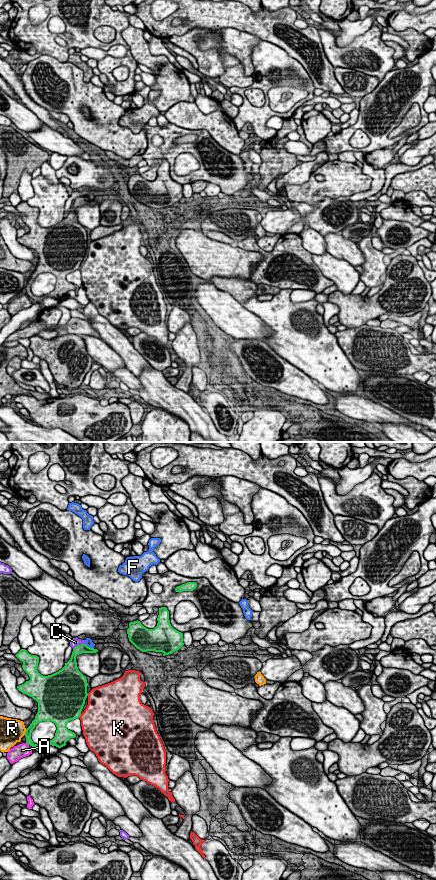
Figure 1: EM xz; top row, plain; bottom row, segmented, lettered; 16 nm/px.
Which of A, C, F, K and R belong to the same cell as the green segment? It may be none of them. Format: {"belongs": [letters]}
{"belongs": []}

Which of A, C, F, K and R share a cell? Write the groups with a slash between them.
A F / C / K / R

